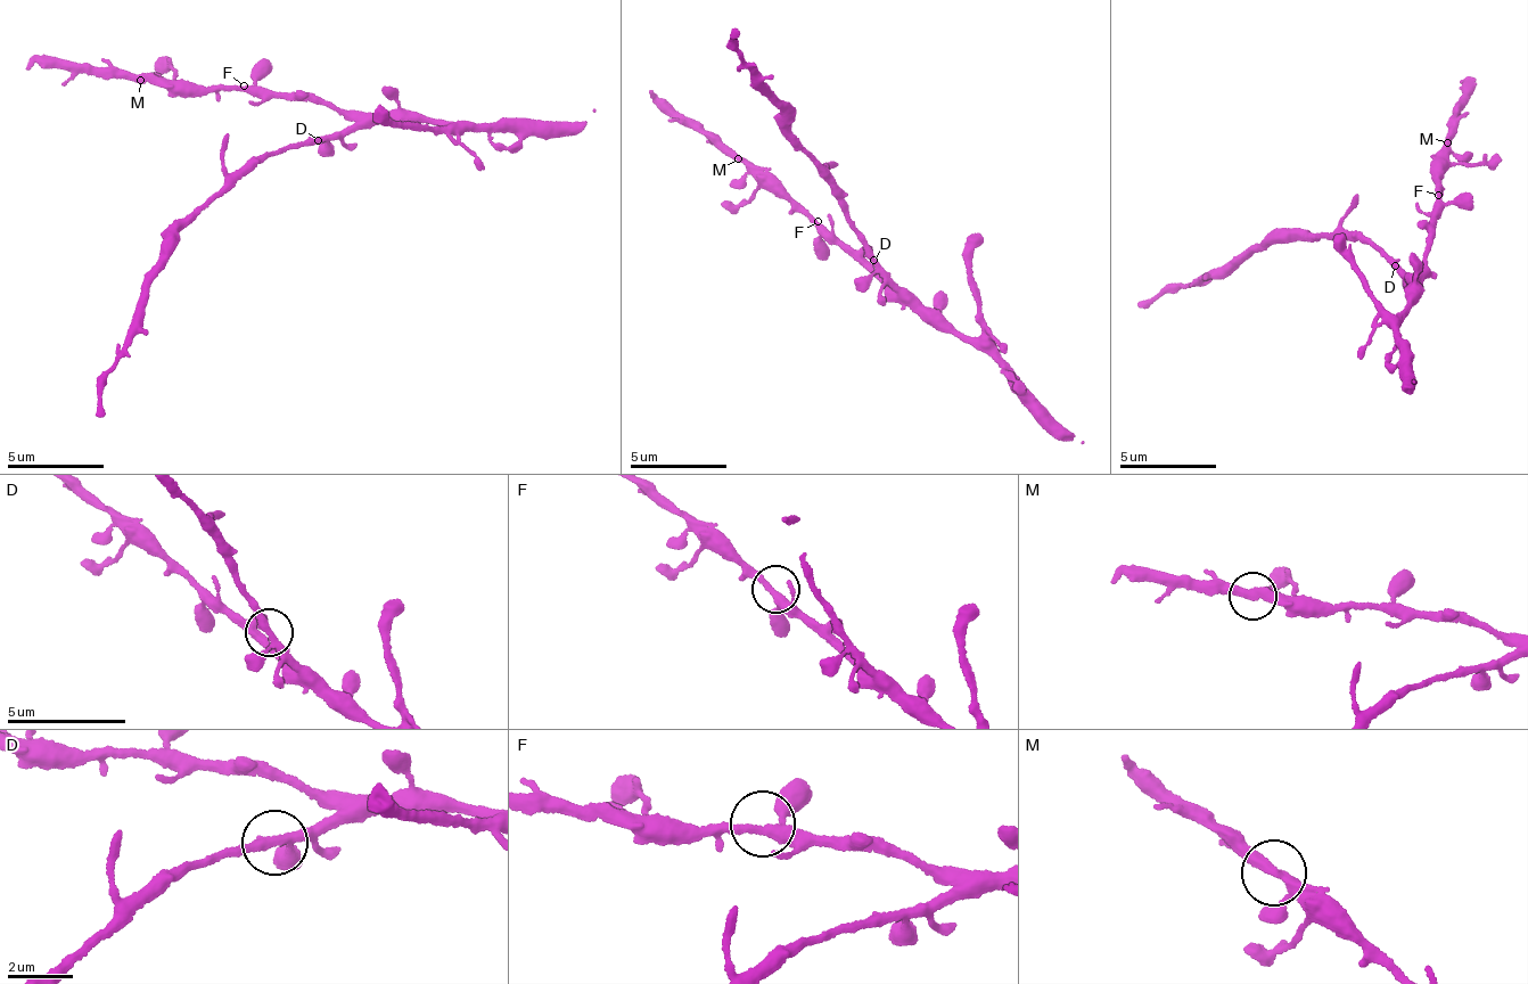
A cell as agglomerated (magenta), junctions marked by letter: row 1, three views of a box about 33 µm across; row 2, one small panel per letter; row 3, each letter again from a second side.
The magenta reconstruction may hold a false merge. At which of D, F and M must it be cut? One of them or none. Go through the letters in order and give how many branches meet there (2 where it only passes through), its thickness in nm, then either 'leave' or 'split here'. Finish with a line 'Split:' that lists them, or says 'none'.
D: 3 | 240 nm | leave
F: 3 | 240 nm | leave
M: 3 | 280 nm | leave
Split: none

